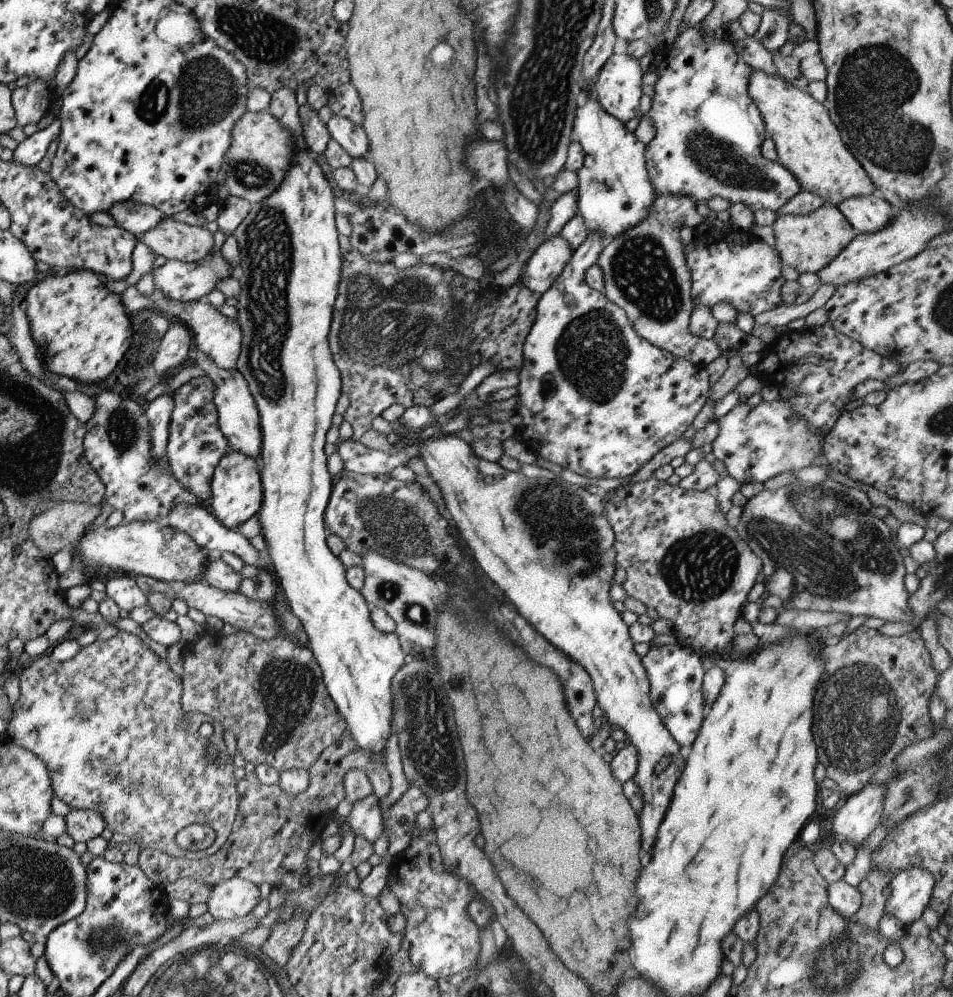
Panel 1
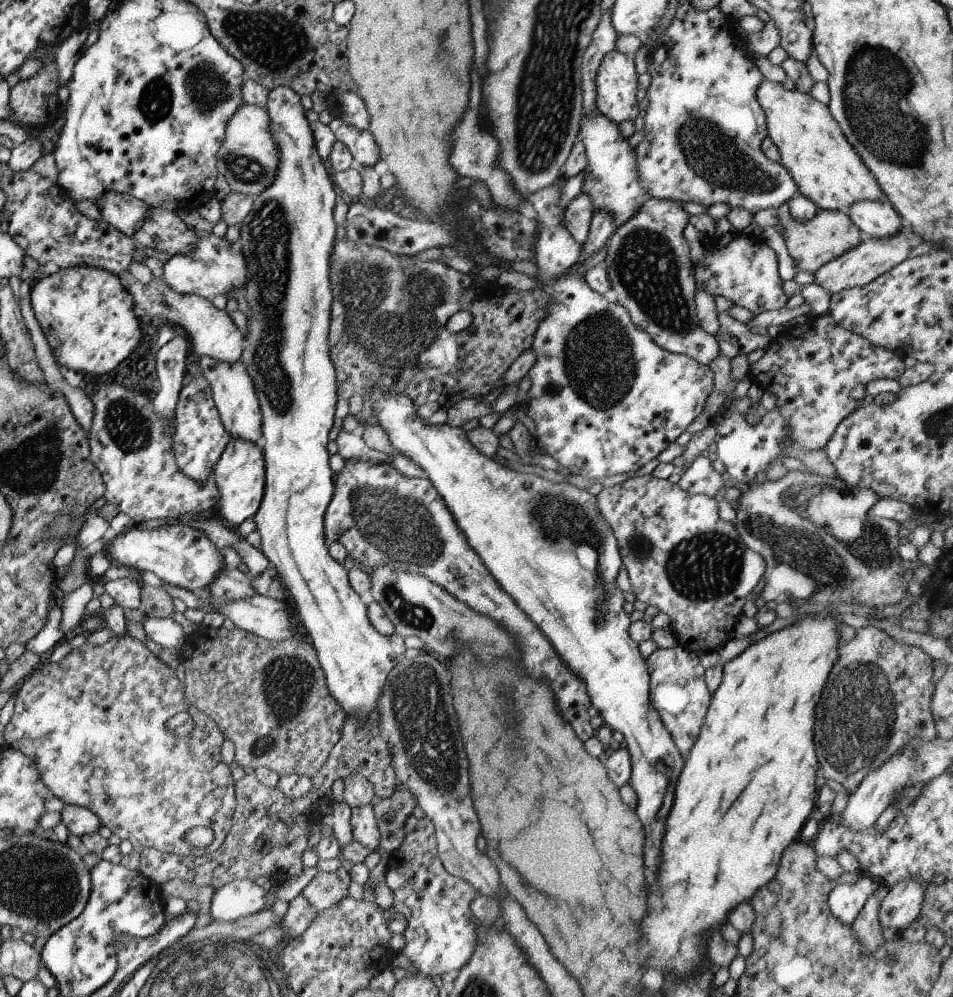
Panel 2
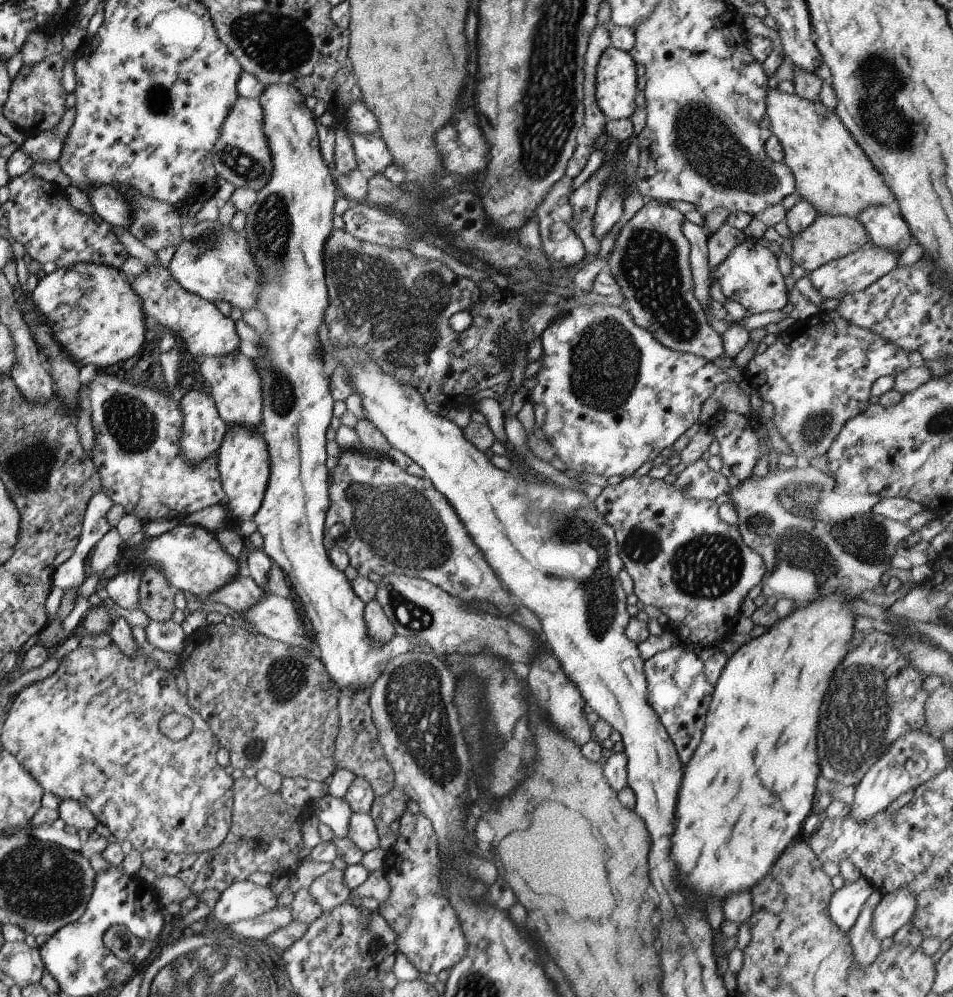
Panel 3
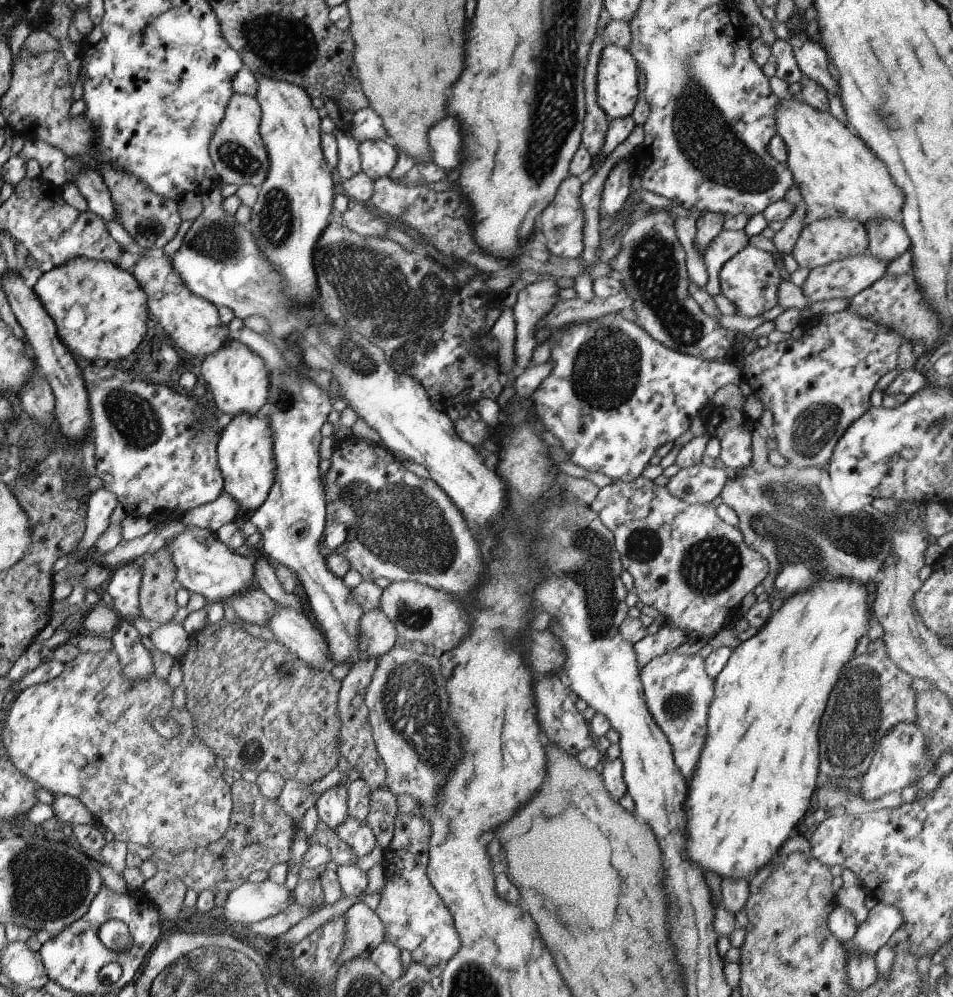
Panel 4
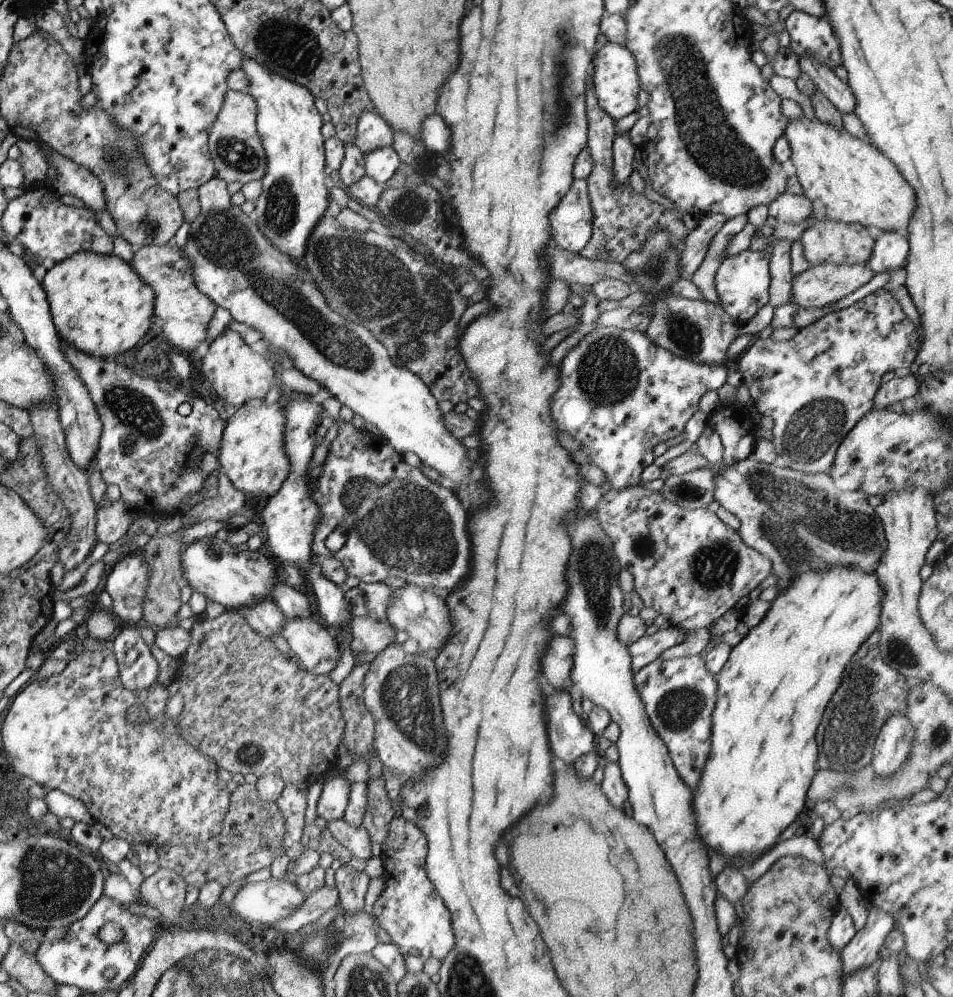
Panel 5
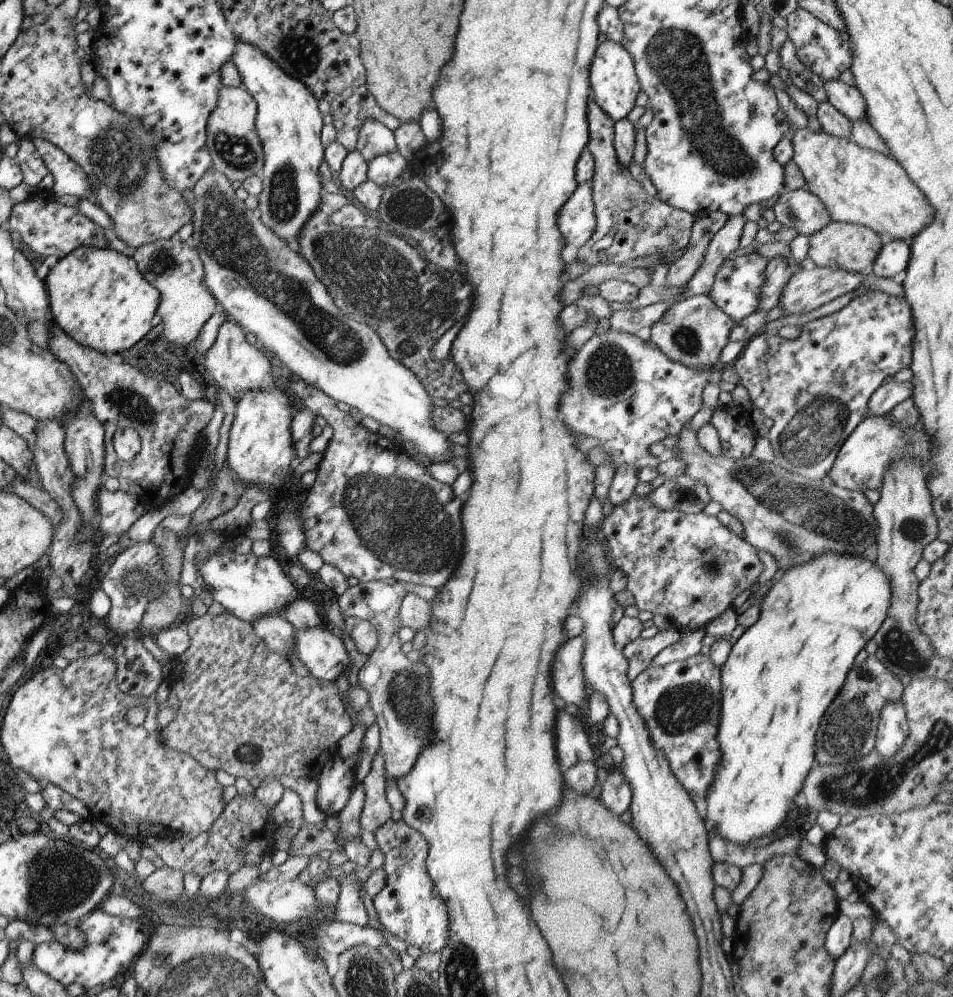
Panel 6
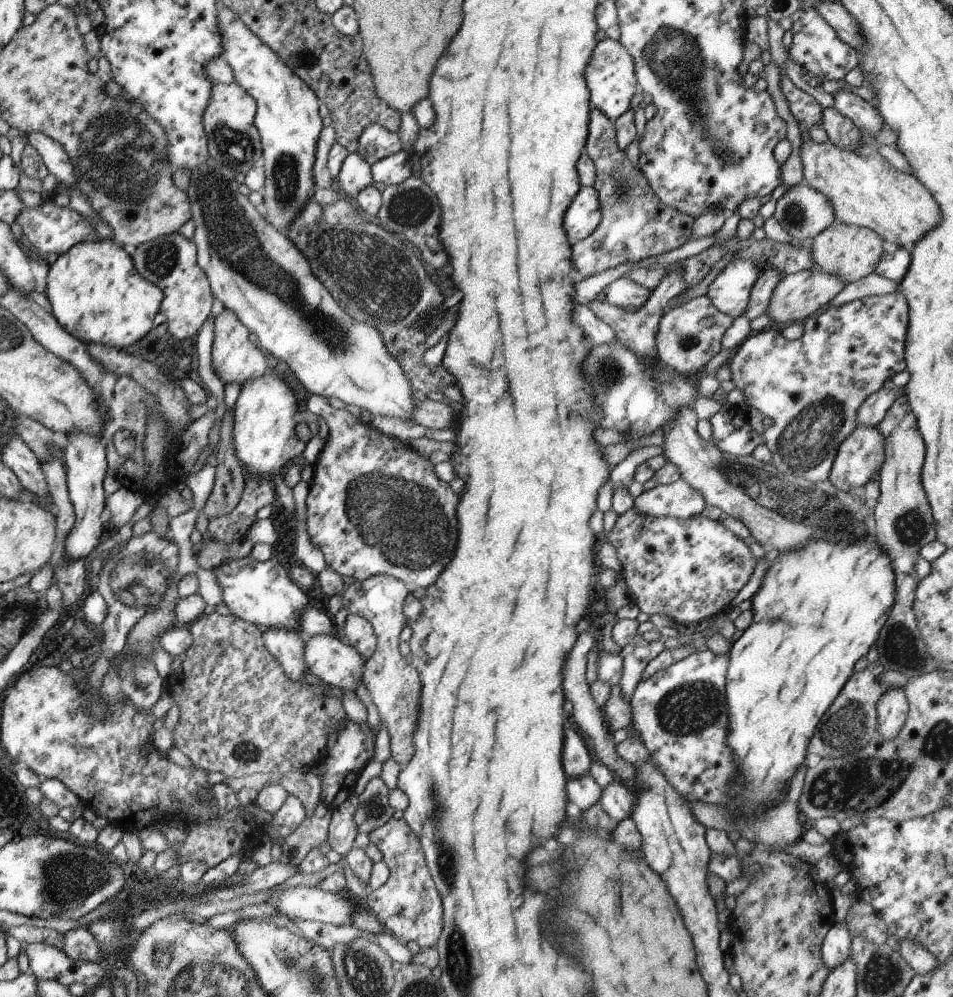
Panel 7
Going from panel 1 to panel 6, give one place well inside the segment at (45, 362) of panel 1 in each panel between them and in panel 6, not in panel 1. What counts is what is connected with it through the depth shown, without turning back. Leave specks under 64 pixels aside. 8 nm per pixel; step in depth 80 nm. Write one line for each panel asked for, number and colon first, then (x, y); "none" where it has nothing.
2: (87, 317)
3: (91, 312)
4: (98, 310)
5: (98, 305)
6: (96, 296)

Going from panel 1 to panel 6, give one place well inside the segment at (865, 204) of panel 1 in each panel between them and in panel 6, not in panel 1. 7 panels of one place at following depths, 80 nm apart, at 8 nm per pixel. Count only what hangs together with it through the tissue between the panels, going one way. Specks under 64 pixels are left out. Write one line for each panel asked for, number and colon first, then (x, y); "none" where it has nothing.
2: (876, 219)
3: (884, 229)
4: (887, 240)
5: (890, 248)
6: (892, 258)

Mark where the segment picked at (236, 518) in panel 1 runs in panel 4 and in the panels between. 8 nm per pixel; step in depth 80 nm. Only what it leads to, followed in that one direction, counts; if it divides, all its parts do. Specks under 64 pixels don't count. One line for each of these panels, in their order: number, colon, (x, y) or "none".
2: (239, 471)
3: (242, 463)
4: (245, 462)

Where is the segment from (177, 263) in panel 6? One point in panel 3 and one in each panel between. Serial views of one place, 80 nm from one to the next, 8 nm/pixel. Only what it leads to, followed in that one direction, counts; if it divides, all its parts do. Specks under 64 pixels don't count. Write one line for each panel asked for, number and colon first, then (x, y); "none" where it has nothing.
3: (200, 328)
4: (192, 323)
5: (183, 312)

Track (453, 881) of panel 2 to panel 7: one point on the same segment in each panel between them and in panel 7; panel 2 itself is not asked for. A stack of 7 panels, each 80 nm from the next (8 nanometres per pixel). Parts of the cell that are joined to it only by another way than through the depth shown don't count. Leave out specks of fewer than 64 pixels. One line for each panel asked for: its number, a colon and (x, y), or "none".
3: (428, 934)
4: (414, 918)
5: (408, 909)
6: (408, 906)
7: (407, 906)

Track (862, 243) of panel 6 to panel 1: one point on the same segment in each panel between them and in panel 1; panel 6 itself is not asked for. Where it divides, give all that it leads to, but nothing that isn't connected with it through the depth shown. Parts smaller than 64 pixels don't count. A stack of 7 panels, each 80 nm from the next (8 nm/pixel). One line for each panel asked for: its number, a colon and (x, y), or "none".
1: (807, 243)
2: (829, 234)
3: (827, 238)
4: (823, 241)
5: (834, 242)

